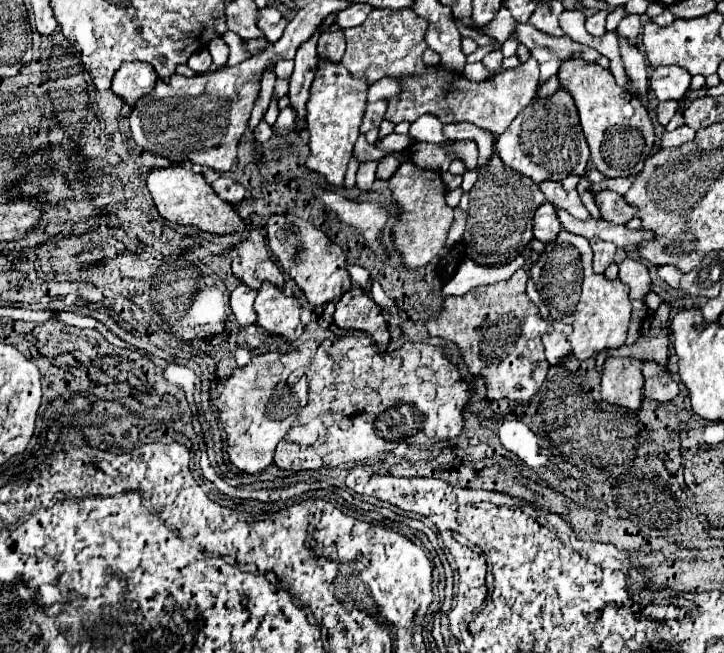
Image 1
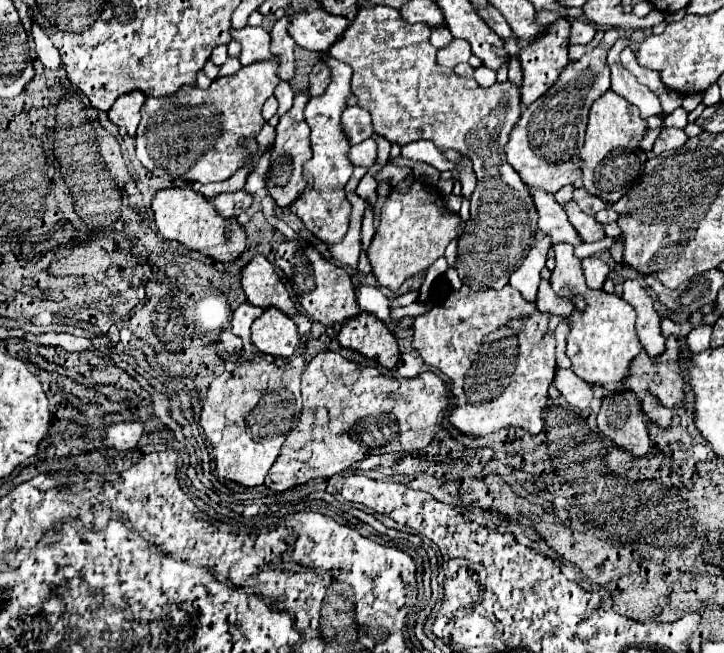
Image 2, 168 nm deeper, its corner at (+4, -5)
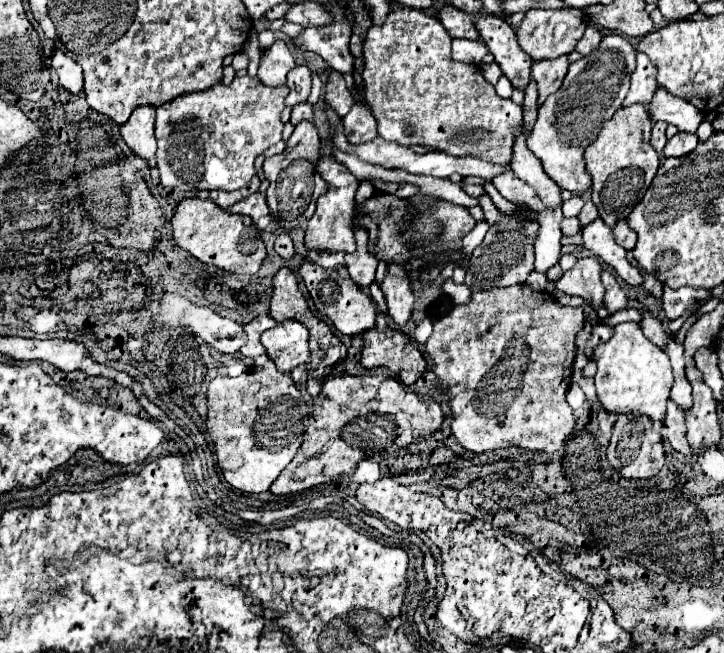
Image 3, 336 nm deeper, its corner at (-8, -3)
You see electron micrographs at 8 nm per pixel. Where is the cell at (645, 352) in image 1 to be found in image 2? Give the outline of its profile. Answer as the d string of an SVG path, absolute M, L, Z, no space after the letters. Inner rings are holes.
M676 338L666 340L666 352L652 362L646 352L636 356L632 364L632 378L628 378L628 388L632 392L648 390L654 394L662 406L674 410L686 402L686 382L680 368L680 344Z

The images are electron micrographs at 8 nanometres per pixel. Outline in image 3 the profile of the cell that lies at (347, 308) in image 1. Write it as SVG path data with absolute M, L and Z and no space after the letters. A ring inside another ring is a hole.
M370 328L362 336L362 356L360 362L364 368L386 366L390 368L404 384L414 384L426 370L426 360L422 352L412 344L410 336L400 330L378 330Z

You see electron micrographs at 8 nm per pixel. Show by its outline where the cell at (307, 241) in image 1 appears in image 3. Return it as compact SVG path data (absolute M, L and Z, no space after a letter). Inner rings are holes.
M304 260L300 264L300 276L304 278L304 284L314 300L316 310L330 318L330 322L334 324L334 328L342 334L362 334L368 328L374 326L376 320L376 306L372 302L372 298L368 294L362 292L362 288L350 278L346 268L334 268L334 270L324 270L322 266Z

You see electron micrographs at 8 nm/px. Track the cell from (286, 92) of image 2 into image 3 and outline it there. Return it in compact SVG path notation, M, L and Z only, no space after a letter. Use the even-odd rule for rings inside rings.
M304 102L304 104L296 104L296 108L292 108L292 124L298 124L302 120L314 120L312 116L312 104Z

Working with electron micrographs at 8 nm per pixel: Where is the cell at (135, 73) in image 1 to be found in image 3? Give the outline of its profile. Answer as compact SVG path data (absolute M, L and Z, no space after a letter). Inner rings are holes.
M150 104L134 108L132 116L120 126L120 134L124 142L144 160L148 160L150 166L154 166L154 154L156 154L156 138L154 138L154 118L156 108Z

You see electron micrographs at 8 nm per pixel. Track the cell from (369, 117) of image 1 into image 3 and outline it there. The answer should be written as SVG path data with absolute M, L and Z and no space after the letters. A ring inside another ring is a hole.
M356 102L352 106L352 110L342 118L342 124L350 144L364 144L378 136L376 118L372 116L372 110L362 102Z

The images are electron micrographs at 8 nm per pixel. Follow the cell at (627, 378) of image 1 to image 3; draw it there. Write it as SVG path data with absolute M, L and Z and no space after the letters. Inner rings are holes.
M628 414L618 416L606 456L608 456L608 462L612 464L612 468L616 468L624 478L656 476L660 472L660 468L664 466L664 458L666 458L664 454L666 452L664 452L662 436L654 430L654 424L652 424L652 420L648 420L648 416L628 416Z

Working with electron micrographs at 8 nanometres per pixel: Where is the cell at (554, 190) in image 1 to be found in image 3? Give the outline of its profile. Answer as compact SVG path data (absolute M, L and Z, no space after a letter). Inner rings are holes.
M596 218L594 222L586 224L582 228L582 242L584 248L588 248L594 256L602 258L606 264L610 264L620 278L624 278L628 284L638 286L642 284L642 274L634 266L630 266L626 258L626 250L616 244L612 228L604 224L602 218Z

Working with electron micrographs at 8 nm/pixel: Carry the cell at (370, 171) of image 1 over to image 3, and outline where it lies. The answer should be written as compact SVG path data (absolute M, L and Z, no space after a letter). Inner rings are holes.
M376 280L370 284L370 296L380 306L380 310L386 312L386 298L384 298L384 292L382 292L382 288L380 288L380 284Z

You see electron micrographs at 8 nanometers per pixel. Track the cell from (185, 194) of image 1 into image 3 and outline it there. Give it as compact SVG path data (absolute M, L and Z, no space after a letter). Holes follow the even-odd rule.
M200 198L180 200L172 216L172 228L174 240L180 248L188 250L200 262L212 264L228 272L252 276L260 270L260 264L266 258L266 248L260 238L258 226L252 220L248 220L248 216L232 216L228 210L220 208L212 200Z

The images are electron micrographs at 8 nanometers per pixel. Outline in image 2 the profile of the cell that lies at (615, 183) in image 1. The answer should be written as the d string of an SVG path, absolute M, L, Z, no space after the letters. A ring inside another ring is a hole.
M584 188L574 190L574 202L580 206L582 212L586 212L586 214L590 214L590 216L594 216L598 210L602 210L602 208L608 206L608 204L606 204L604 200L600 200L598 196L590 196Z

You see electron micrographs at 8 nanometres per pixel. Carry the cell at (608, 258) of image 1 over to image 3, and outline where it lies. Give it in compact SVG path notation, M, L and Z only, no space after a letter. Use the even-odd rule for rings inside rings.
M602 270L600 276L602 276L602 284L604 284L604 288L606 288L604 306L608 308L608 312L612 314L612 312L616 312L616 310L626 308L628 300L626 300L626 294L624 294L622 286L620 286L618 280L616 280L616 276L614 276L612 272L608 272L608 270Z

